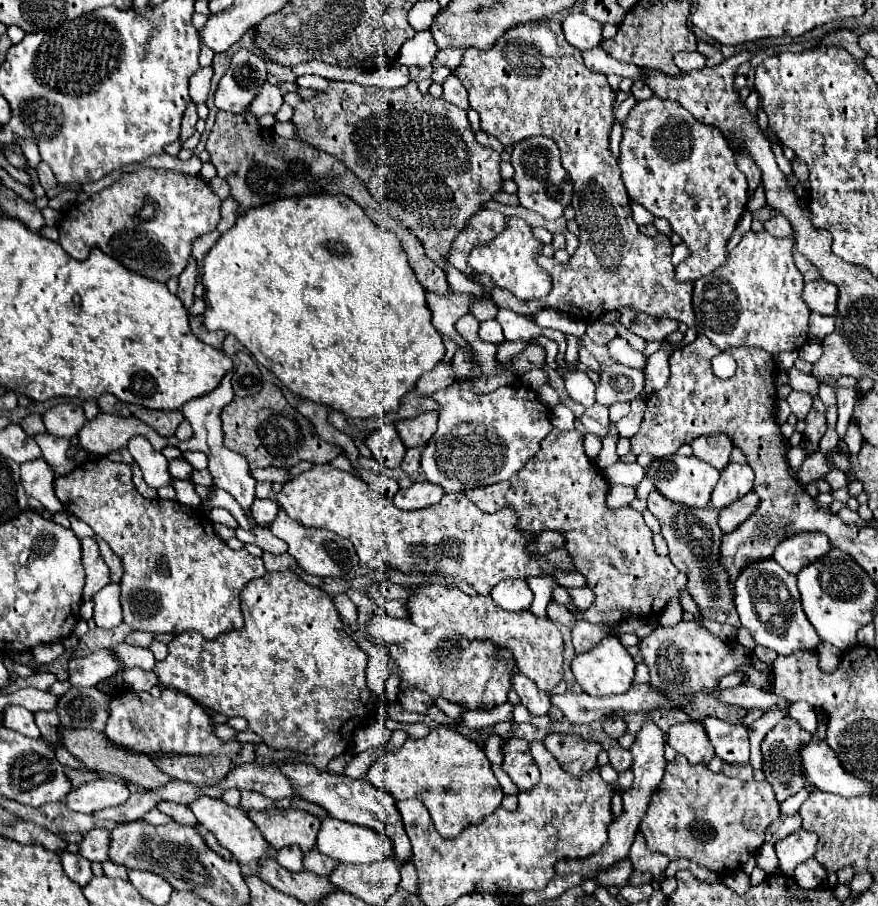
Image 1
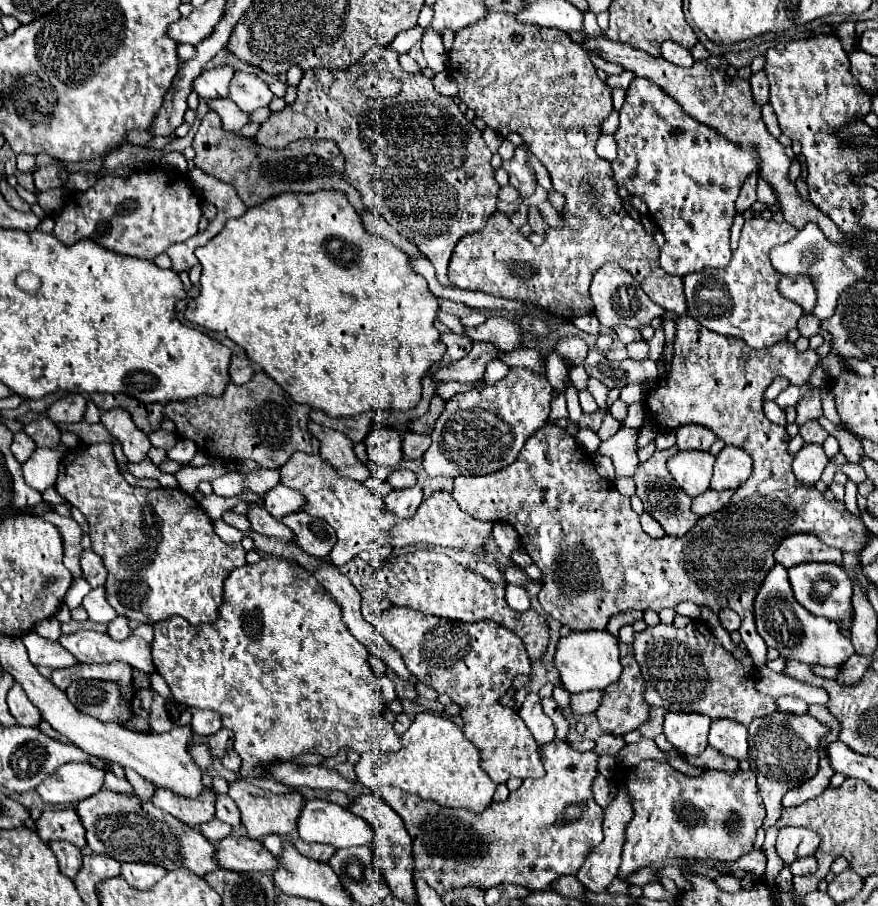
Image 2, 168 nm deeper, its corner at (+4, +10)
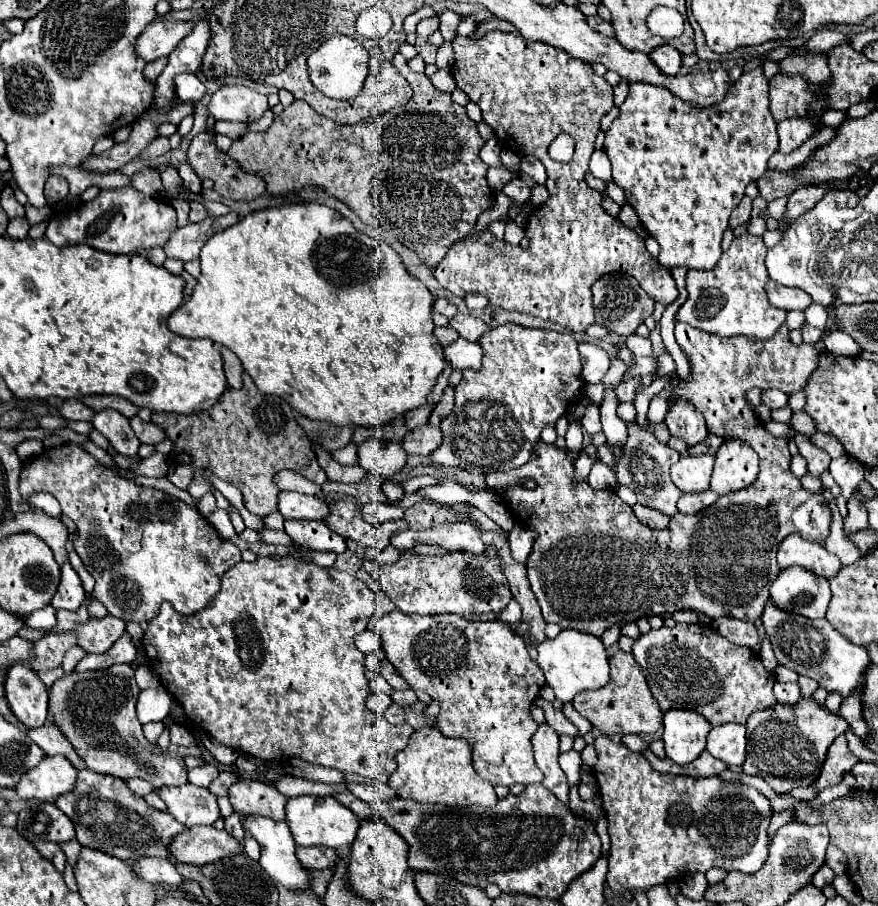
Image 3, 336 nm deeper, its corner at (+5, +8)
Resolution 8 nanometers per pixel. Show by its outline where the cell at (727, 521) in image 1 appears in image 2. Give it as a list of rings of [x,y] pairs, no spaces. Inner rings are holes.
[[[708,489],[704,495],[698,495],[692,499],[692,511],[700,517],[710,515],[710,513],[722,509],[724,505],[728,505],[732,495],[734,495],[734,491],[712,491],[712,489]]]

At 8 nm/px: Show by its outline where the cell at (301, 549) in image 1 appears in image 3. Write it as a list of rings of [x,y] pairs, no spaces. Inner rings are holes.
[[[285,521],[285,533],[293,543],[313,551],[343,553],[347,549],[341,535],[329,531],[323,521]]]

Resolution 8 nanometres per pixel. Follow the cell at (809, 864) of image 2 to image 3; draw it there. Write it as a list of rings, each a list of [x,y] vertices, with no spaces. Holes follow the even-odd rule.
[[[823,865],[823,867],[813,875],[811,883],[813,883],[817,889],[823,889],[825,885],[829,885],[829,883],[833,881],[833,877],[835,877],[835,873],[833,873],[827,865]]]

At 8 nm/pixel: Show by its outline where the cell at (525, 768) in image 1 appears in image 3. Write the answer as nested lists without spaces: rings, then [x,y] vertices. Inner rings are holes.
[[[391,611],[379,619],[379,639],[381,647],[399,671],[399,675],[409,683],[411,689],[421,689],[441,703],[437,715],[437,727],[447,737],[463,737],[473,749],[473,767],[477,775],[493,785],[531,785],[541,783],[543,773],[533,761],[531,735],[537,723],[529,719],[529,707],[545,685],[543,671],[527,655],[523,637],[515,635],[505,623],[483,623],[467,621],[457,615],[405,615],[401,611]]]

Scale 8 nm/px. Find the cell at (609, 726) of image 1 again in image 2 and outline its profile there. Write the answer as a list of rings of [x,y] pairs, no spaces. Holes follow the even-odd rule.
[[[626,655],[620,661],[622,661],[622,667],[624,667],[620,681],[616,685],[610,685],[610,689],[606,689],[602,693],[600,705],[594,711],[602,731],[606,731],[610,735],[618,735],[618,737],[638,729],[642,723],[646,723],[650,719],[650,705],[644,699],[644,677],[640,673],[640,667],[638,667],[634,655]]]

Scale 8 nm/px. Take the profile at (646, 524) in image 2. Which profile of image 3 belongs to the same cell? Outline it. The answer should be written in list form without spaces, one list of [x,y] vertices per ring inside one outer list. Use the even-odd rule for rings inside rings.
[[[637,503],[637,505],[633,507],[633,511],[635,511],[637,519],[639,519],[643,525],[647,525],[647,527],[651,527],[651,529],[655,529],[655,531],[661,531],[661,529],[665,529],[665,527],[669,525],[669,519],[667,519],[663,513],[651,509],[651,507],[643,507],[643,505]]]

